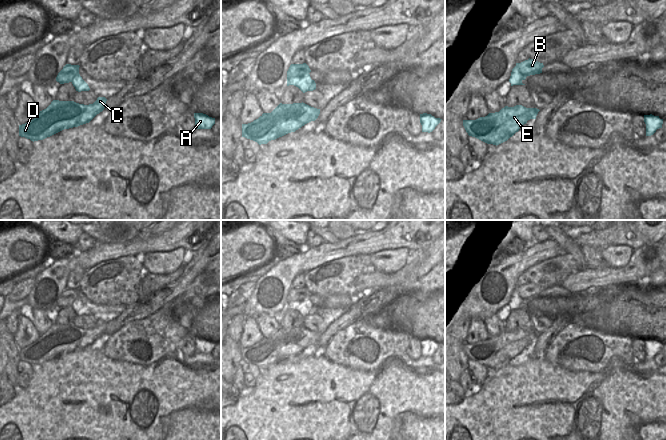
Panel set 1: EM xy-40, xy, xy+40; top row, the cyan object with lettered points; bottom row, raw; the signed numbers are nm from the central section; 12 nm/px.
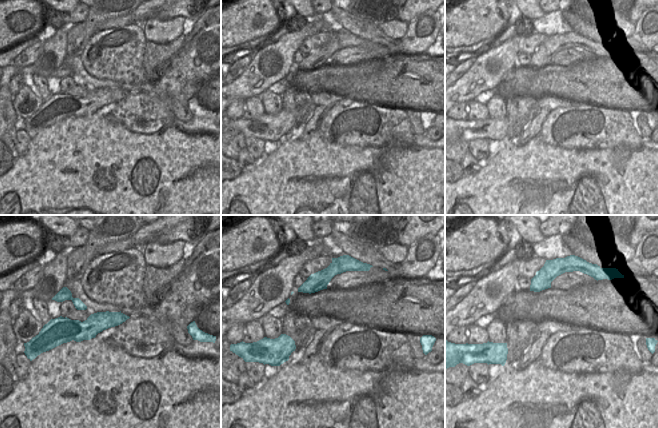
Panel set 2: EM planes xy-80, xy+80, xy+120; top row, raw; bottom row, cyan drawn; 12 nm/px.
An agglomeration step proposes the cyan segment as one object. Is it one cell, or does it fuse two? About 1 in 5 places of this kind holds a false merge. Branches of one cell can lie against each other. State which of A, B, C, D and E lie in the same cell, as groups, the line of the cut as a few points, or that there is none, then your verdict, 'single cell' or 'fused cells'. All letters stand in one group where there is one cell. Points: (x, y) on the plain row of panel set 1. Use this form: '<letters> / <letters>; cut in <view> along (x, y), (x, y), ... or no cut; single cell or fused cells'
A C D E / B; cut in xy along (308, 296), (287, 304); fused cells

